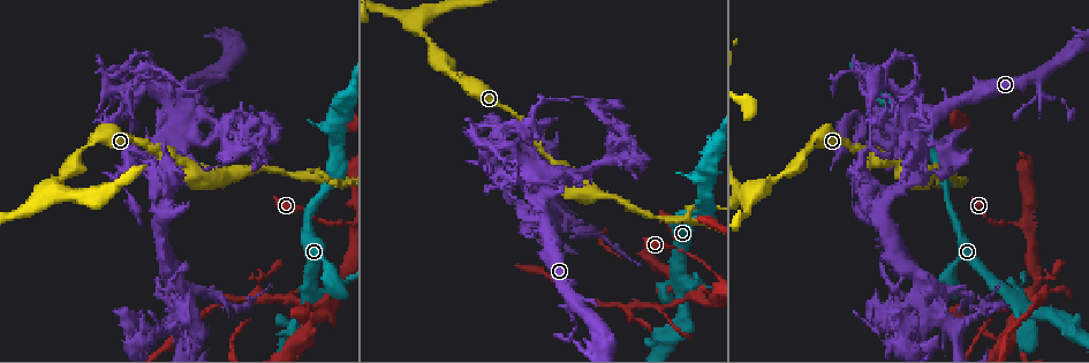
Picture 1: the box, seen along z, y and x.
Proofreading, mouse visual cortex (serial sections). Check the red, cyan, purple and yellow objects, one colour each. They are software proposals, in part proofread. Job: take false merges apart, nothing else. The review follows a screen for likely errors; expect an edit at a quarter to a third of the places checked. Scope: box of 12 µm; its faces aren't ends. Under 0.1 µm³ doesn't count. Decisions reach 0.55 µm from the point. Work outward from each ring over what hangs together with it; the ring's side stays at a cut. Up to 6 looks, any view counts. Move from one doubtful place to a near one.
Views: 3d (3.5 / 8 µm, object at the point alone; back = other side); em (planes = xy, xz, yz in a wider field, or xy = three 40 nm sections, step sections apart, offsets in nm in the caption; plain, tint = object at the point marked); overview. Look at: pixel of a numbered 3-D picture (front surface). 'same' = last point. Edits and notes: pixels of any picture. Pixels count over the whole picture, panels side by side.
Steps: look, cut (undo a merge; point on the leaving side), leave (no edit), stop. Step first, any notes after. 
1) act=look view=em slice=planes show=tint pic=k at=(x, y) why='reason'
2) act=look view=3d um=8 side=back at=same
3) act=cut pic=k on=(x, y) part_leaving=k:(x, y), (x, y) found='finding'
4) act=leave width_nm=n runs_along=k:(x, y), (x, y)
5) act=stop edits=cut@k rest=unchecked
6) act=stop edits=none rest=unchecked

act=look view=em slice=xy step=5 show=tint pic=1 at=(540, 208) why='a fork'

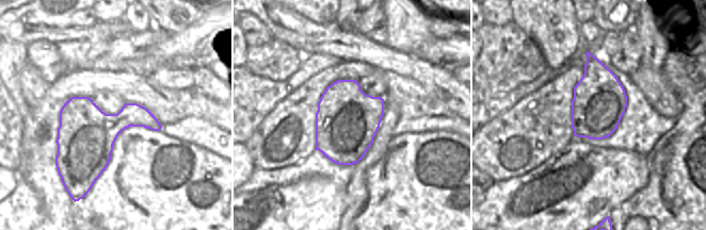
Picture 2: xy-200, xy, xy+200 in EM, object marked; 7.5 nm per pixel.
act=look view=3d um=3.5 at=same why='wider look'

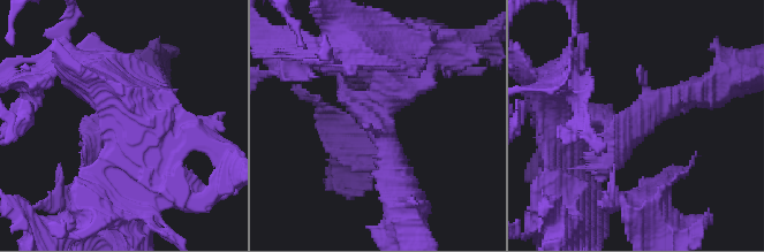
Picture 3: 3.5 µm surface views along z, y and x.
act=cut pic=3 on=(414, 83) part_leaving=3:(383, 107), (400, 81), (396, 54) found='a second cell is stuck on'

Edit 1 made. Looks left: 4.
act=look view=3d um=3.5 pic=1 at=(681, 218) why='arms part here'

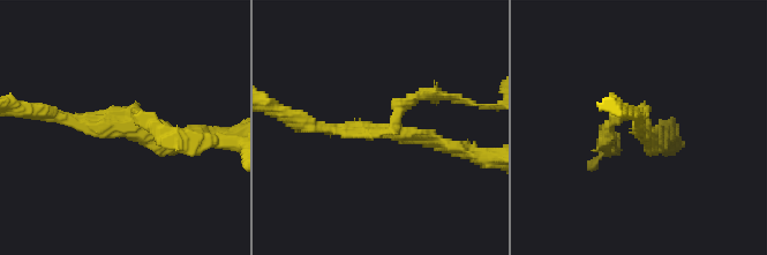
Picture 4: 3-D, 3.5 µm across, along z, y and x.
act=look view=em slice=planes show=tint pic=4 at=(126, 123) arms=3 arm_widths_nm=150,150,200

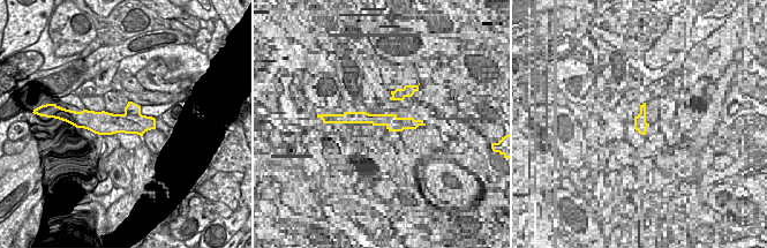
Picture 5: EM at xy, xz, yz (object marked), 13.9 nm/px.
act=leave runs_along=4:(47, 113), (196, 137) found='continuous, no second cell'

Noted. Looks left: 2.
act=stop edits=cut@3 rest=unchecked

